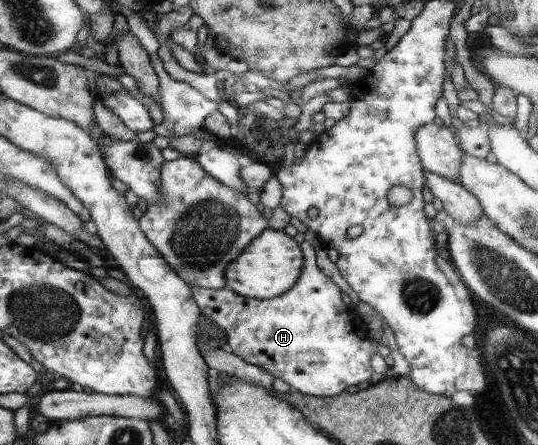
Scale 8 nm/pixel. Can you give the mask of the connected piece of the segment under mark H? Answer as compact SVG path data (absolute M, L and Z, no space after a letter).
M306 240L301 243L305 266L300 280L280 297L259 299L237 291L207 289L188 283L202 313L210 317L227 337L230 353L267 370L298 391L315 397L334 397L348 386L372 378L370 356L378 353L368 333L362 334L356 318L342 302L340 287L316 265L316 251Z

